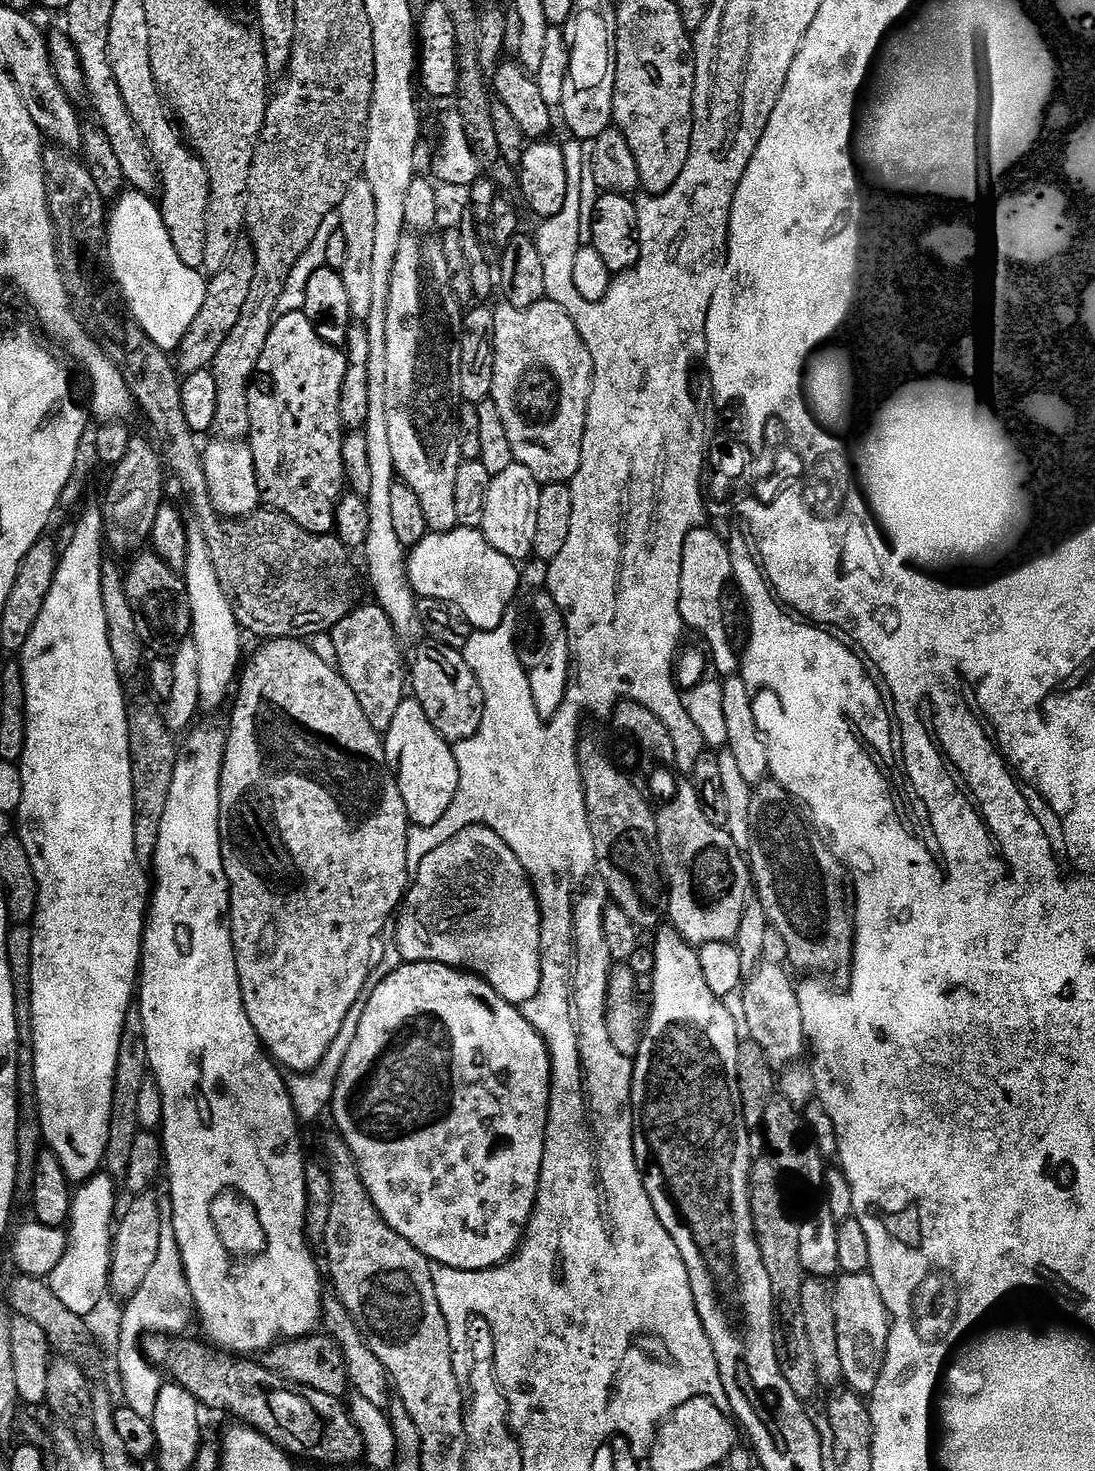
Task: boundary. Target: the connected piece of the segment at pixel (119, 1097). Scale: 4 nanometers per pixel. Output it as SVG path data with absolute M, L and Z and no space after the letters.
M130 1008L124 1018L123 1036L119 1044L118 1064L115 1066L114 1096L111 1106L111 1120L104 1151L104 1166L114 1178L122 1178L128 1169L131 1147L139 1129L137 1122L138 1093L145 1083L148 1072L148 1051L145 1046L144 1023L138 1008Z

